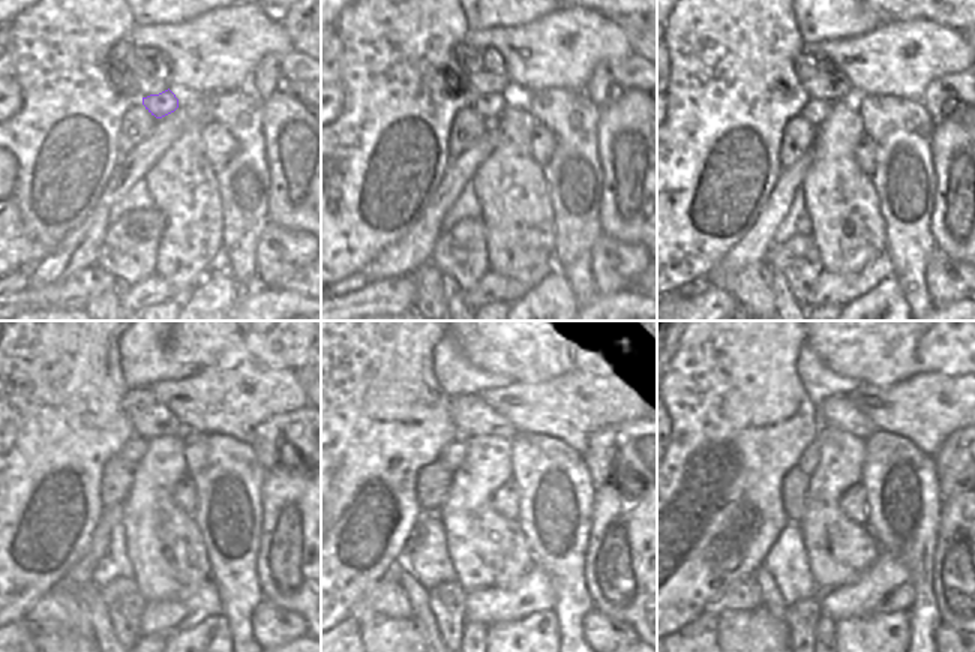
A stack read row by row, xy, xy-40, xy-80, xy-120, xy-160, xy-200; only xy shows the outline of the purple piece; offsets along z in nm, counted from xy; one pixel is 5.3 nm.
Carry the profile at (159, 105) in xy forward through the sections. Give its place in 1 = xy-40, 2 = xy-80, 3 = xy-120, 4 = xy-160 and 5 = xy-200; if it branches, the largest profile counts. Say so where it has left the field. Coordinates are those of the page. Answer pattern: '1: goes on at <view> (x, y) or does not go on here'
1: goes on at xy-40 (488, 105)
2: goes on at xy-80 (815, 111)
3: goes on at xy-120 (135, 450)
4: goes on at xy-160 (467, 453)
5: goes on at xy-200 (807, 460)

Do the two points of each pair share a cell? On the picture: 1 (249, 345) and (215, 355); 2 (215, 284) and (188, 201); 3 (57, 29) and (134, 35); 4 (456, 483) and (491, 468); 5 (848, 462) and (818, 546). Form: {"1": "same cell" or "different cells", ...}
{"1": "same cell", "2": "different cells", "3": "different cells", "4": "different cells", "5": "same cell"}

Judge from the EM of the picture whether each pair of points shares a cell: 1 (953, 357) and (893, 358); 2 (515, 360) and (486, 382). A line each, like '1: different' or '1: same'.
1: same
2: different

